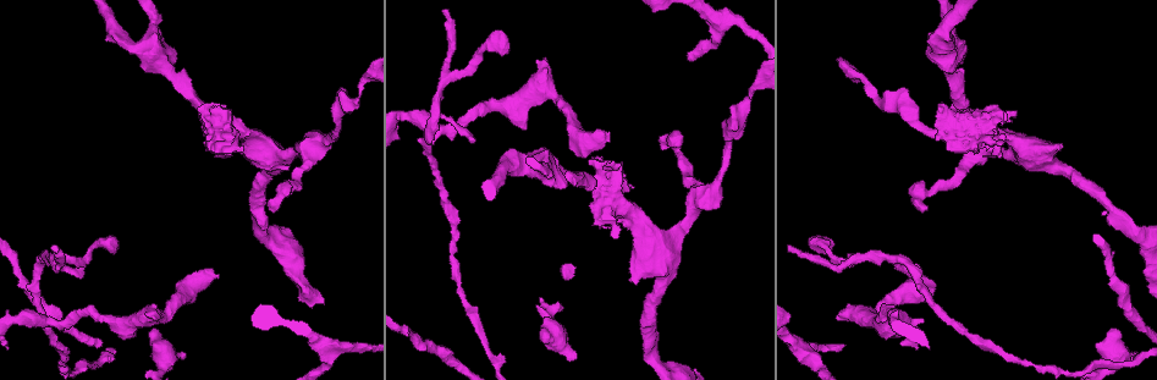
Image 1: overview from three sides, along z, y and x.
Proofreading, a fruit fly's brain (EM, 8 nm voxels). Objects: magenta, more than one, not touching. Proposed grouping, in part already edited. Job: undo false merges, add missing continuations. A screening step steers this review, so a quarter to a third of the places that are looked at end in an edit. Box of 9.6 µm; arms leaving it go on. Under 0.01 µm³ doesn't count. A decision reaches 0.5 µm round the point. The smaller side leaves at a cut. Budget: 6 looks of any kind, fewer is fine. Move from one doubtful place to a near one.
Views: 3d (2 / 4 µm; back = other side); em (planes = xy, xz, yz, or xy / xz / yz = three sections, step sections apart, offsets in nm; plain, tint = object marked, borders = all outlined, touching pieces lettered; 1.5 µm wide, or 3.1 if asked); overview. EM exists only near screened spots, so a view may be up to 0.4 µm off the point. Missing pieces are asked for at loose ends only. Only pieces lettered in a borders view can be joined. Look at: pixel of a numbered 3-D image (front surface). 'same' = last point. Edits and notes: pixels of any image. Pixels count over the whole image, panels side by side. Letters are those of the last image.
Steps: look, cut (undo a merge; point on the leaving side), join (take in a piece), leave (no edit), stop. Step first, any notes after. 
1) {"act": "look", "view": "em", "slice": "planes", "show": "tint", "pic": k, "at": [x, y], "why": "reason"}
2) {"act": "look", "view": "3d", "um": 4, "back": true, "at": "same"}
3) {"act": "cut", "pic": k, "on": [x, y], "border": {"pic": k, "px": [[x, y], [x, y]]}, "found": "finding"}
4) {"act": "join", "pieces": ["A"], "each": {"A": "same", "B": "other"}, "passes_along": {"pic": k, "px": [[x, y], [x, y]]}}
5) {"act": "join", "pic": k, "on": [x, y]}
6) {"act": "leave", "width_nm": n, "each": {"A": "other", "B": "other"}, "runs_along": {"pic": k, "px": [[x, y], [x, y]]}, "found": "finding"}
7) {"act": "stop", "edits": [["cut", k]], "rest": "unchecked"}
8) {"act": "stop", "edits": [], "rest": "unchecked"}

{"act": "look", "view": "em", "slice": "yz", "step": 8, "show": "borders", "pic": 1, "at": [1134, 355], "why": "free end"}

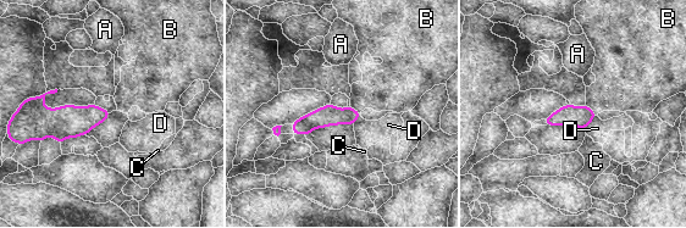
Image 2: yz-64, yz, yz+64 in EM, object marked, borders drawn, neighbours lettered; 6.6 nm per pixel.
{"act": "look", "view": "em", "slice": "planes", "show": "borders", "at": "same", "why": "another direction"}

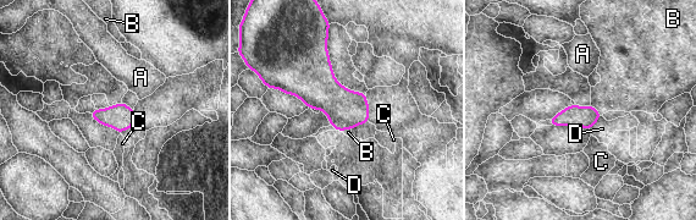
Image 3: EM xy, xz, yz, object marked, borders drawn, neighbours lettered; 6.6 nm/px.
{"act": "leave", "each": {"A": "other", "B": "other", "C": "other", "D": "other"}, "border": {"pic": 3, "px": [[591, 104], [602, 115]]}, "found": "none of them fits"}

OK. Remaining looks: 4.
{"act": "look", "view": "em", "slice": "planes", "show": "tint", "pic": 1, "at": [451, 259], "why": "a narrow waist"}

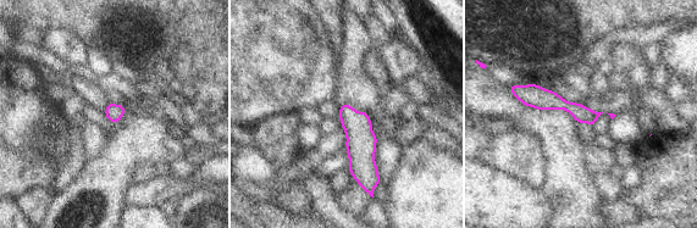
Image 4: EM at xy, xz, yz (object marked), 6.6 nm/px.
{"act": "look", "view": "em", "slice": "planes", "show": "borders", "at": "same"}

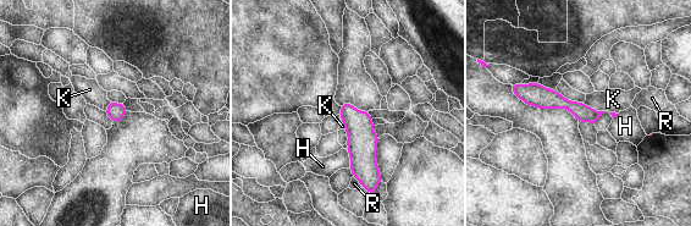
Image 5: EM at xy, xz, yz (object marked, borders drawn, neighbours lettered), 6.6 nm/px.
{"act": "leave", "width_nm": 120, "each": {"H": "other", "K": "other", "R": "other"}, "runs_along": {"pic": 5, "px": [[514, 88], [571, 105], [595, 117]]}, "found": "continuous, no second neuron"}

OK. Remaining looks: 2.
{"act": "look", "view": "em", "slice": "planes", "show": "borders", "pic": 1, "at": [926, 207], "why": "an open end"}

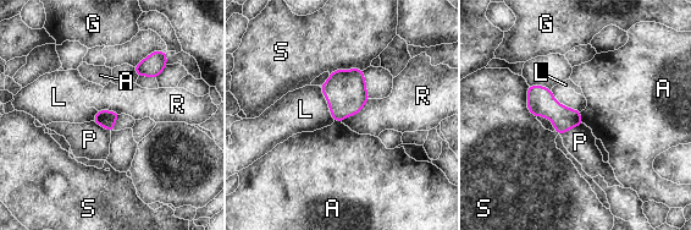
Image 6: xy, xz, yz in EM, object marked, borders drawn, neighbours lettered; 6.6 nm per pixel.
{"act": "leave", "width_nm": 120, "each": {"A": "other", "G": "other", "L": "other", "P": "other", "R": "other", "S": "other"}, "border": {"pic": 6, "px": [[580, 111], [584, 122]]}, "found": "none of them fits"}

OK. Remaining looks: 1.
{"act": "stop", "edits": [], "rest": "unchecked"}

